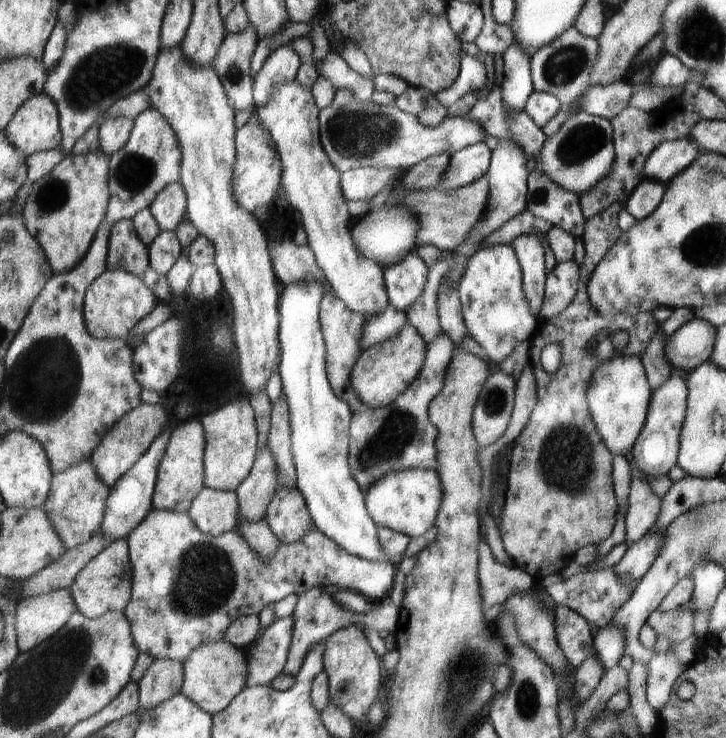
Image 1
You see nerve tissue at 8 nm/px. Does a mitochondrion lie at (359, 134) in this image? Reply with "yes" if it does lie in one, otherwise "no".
yes

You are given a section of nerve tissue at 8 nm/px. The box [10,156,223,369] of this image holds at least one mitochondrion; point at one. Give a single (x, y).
(54, 194)

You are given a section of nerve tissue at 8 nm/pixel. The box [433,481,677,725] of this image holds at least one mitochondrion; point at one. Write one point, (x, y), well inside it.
(527, 701)

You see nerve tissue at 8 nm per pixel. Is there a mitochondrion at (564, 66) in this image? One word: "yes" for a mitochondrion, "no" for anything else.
yes

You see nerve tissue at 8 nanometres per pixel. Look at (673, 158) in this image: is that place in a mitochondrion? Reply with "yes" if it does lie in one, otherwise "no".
no

